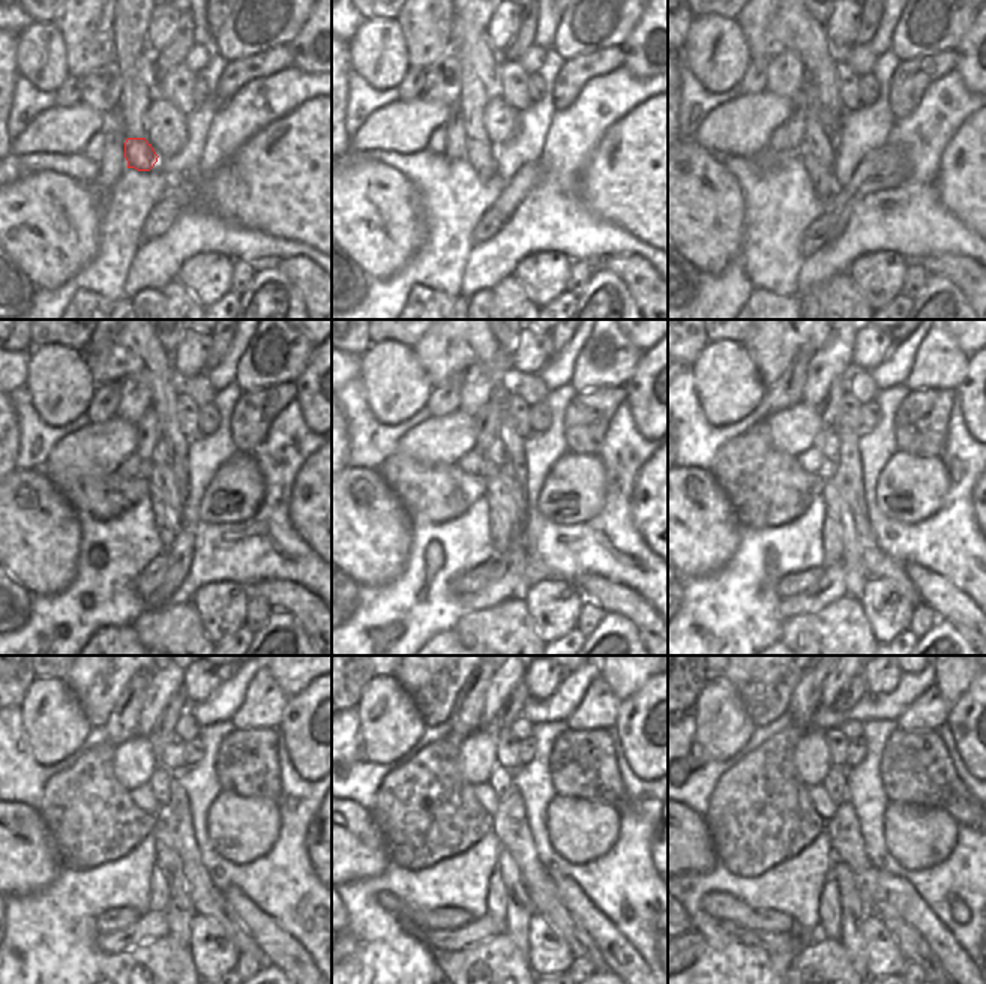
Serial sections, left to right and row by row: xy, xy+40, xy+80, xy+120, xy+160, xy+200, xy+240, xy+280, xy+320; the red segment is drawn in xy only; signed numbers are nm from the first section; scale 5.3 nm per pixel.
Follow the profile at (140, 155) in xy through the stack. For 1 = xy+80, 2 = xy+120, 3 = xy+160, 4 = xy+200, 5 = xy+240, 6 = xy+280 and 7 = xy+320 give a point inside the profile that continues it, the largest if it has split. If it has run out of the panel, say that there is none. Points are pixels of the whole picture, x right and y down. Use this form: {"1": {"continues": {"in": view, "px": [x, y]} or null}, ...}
{"1": {"continues": {"in": "xy+80", "px": [826, 186]}}, "2": {"continues": {"in": "xy+120", "px": [168, 527]}}, "3": {"continues": {"in": "xy+160", "px": [502, 536]}}, "4": {"continues": {"in": "xy+200", "px": [832, 530]}}, "5": {"continues": {"in": "xy+240", "px": [159, 899]}}, "6": {"continues": {"in": "xy+280", "px": [496, 888]}}, "7": {"continues": {"in": "xy+320", "px": [830, 906]}}}

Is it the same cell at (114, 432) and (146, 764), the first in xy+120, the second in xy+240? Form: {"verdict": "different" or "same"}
{"verdict": "same"}

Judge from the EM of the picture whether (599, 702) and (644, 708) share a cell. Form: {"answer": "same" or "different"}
{"answer": "different"}

